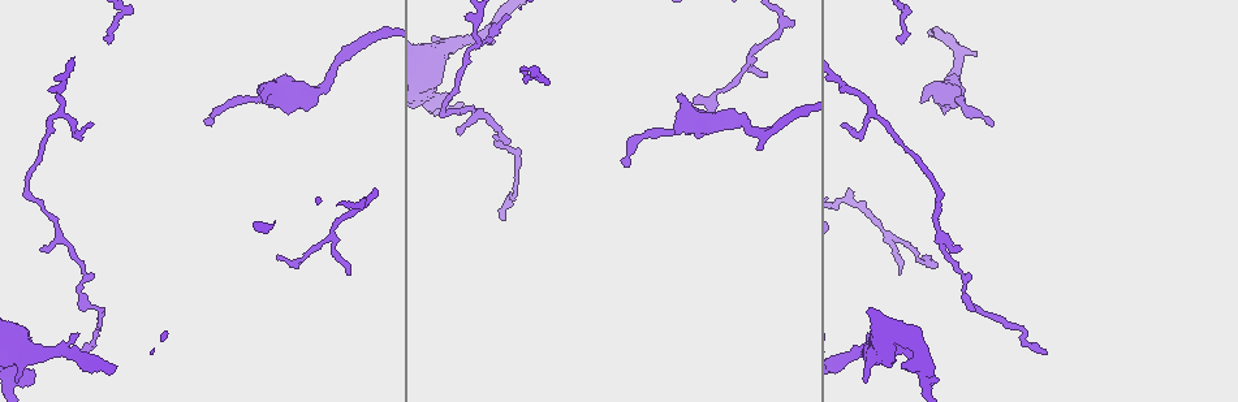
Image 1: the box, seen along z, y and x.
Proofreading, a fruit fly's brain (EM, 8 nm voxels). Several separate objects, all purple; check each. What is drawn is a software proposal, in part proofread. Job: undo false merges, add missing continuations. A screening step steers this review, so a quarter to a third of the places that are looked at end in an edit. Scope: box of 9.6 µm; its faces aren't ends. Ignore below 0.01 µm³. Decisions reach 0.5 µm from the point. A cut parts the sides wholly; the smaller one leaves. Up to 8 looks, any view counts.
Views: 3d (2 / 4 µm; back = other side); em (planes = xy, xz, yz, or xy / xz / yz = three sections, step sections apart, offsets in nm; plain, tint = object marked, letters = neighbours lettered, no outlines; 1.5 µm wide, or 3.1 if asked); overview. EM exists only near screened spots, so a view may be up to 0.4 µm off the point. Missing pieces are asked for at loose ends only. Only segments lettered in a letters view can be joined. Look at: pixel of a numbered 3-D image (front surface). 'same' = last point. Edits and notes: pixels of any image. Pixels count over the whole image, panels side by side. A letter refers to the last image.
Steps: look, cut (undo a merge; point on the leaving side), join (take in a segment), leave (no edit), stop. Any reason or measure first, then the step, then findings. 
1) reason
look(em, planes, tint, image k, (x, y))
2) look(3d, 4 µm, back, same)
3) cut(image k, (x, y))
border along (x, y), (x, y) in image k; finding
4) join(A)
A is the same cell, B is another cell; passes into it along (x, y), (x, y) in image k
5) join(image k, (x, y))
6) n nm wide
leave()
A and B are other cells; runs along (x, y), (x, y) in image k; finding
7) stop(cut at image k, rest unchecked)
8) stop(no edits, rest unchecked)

abrupt turn
look(em, planes, letters, image 1, (497, 131))

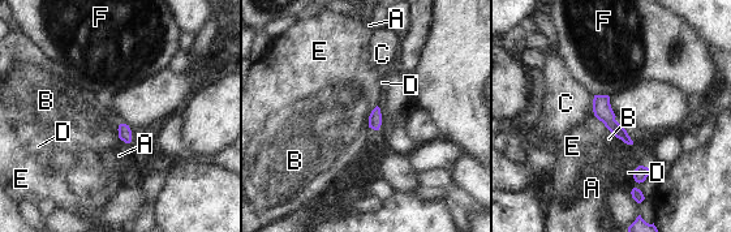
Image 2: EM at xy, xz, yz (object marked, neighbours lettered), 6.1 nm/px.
leave()
A, B, C, D, E and F are other cells; runs along (597, 98), (609, 121), (627, 140) in image 2; one neuron here

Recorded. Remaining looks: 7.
branch stops here
look(3d, 2 µm, image 1, (433, 41))

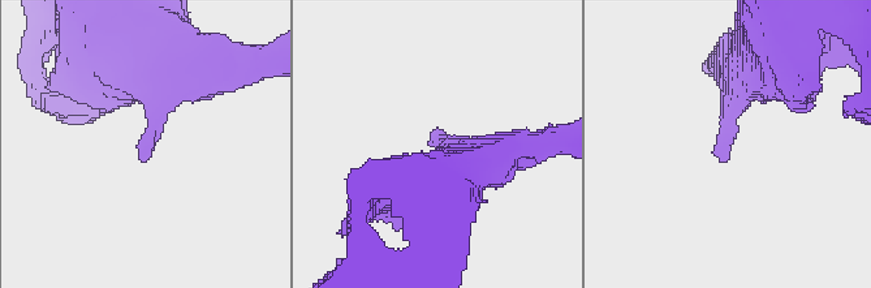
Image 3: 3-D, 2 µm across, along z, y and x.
need the tissue
look(em, planes, letters, image 3, (726, 160))

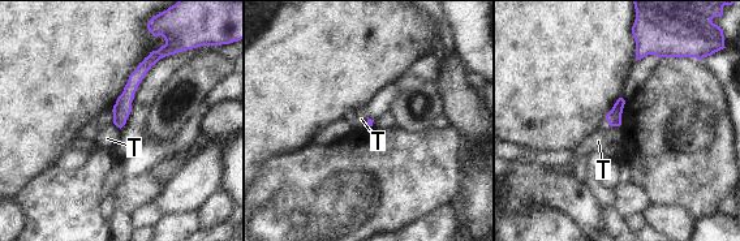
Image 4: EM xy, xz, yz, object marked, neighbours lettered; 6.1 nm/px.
T touches over 60 nm
leave()
T is another cell; no lettered segment goes on from it

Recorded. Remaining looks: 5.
free end
look(em, planes, letters, image 1, (629, 166))

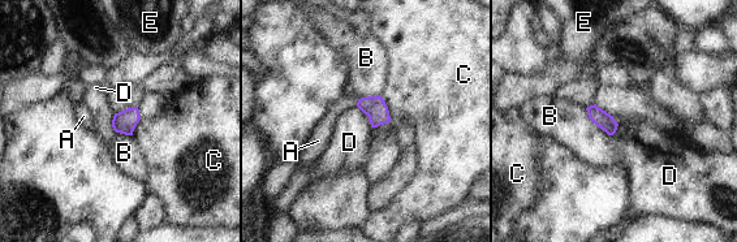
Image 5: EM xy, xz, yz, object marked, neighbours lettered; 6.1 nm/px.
110 nm wide
join(A)
A is the same cell, B, C, D and E are other cells; the neuron continues

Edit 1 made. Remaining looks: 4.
stop(join at image 5, rest unchecked)

